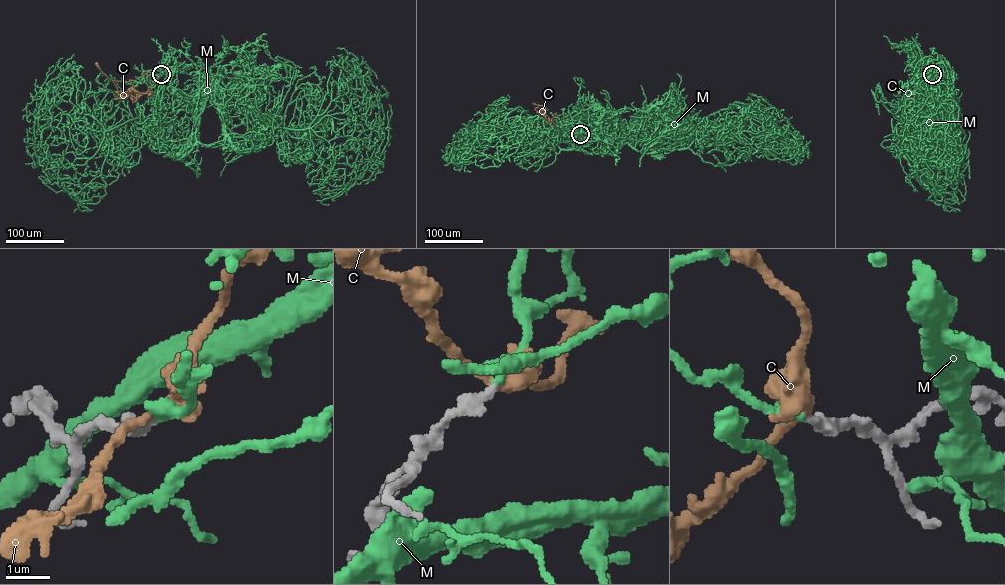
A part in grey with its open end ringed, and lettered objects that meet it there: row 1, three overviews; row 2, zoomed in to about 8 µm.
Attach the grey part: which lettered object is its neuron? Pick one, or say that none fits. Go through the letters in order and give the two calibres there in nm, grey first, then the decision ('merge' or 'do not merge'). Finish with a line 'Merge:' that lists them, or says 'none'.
C: 300 nm thick on the grey side, 260 nm on the other; do not merge
M: 300 nm thick on the grey side, 320 nm on the other; merge
Merge: M

